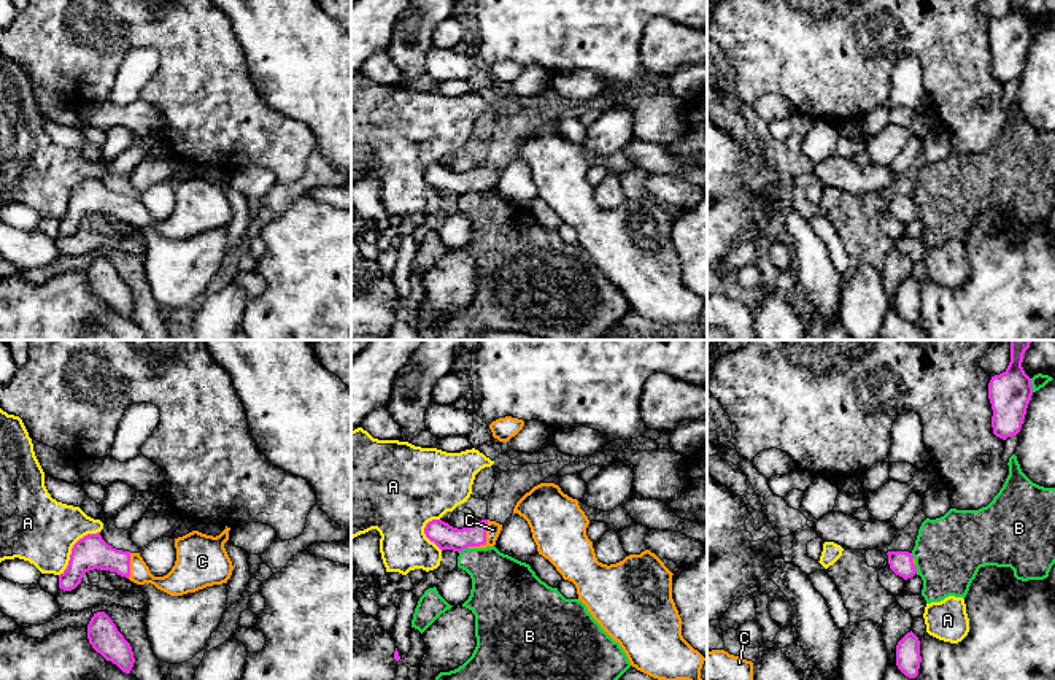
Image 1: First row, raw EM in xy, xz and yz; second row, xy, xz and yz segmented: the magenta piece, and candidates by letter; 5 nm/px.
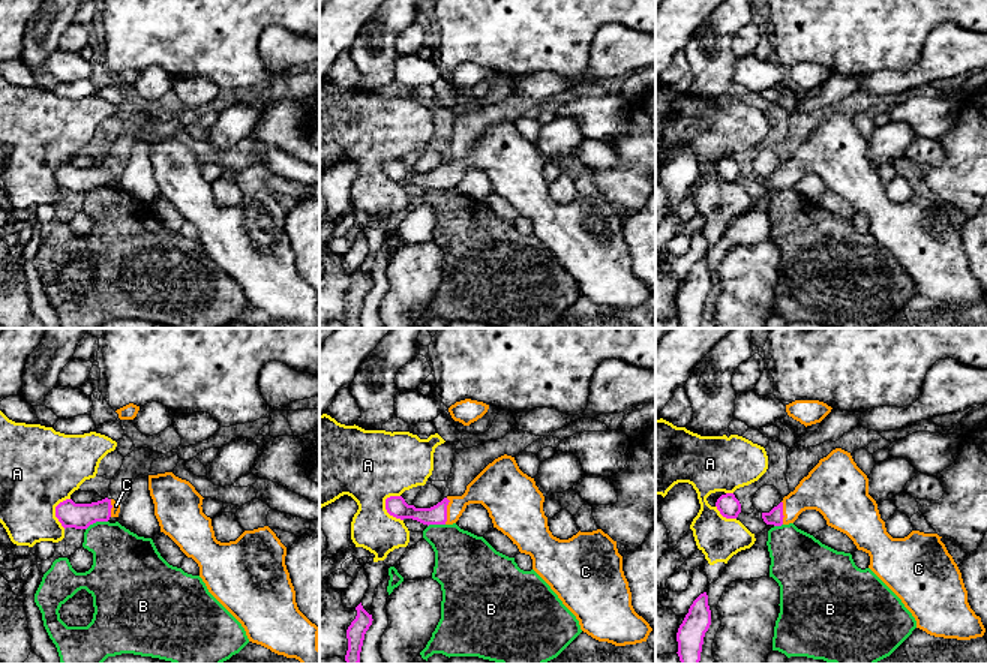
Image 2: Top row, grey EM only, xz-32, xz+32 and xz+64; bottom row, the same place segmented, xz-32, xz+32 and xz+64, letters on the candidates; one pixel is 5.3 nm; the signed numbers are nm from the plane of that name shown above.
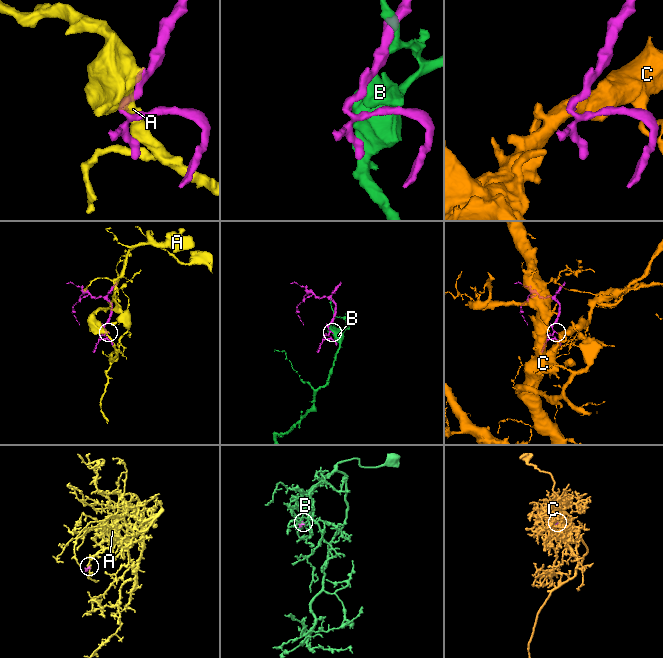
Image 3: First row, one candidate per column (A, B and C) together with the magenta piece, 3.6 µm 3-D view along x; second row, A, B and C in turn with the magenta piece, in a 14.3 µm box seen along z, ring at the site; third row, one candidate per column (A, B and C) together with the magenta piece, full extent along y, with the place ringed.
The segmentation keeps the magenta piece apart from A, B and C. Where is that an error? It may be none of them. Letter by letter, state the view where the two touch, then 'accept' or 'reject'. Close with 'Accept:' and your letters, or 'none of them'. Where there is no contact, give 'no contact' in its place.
A: xy | reject
B: yz | reject
C: xz | accept
Accept: C

